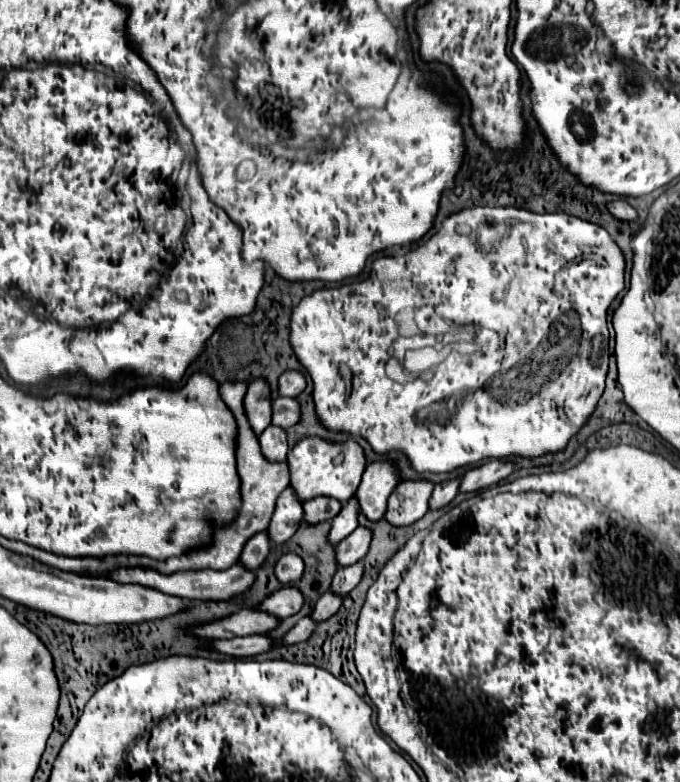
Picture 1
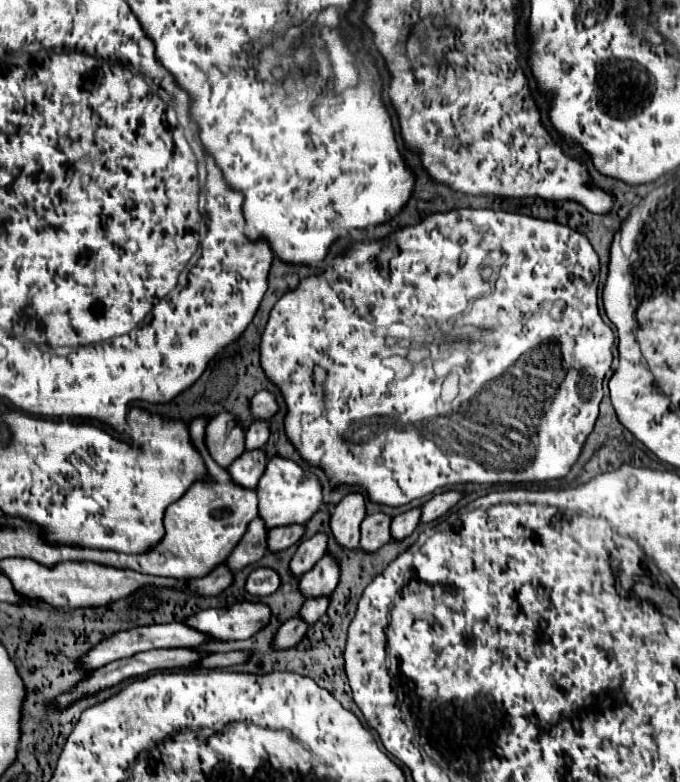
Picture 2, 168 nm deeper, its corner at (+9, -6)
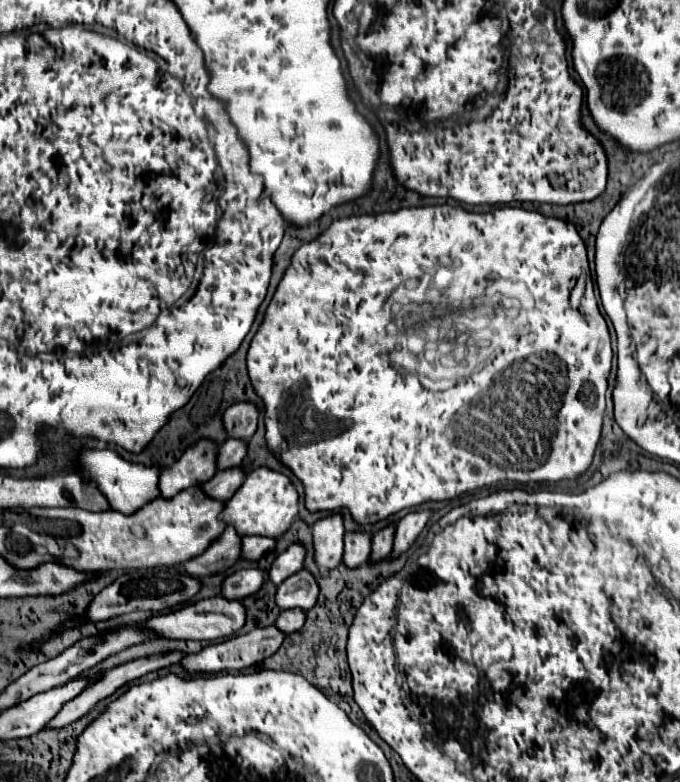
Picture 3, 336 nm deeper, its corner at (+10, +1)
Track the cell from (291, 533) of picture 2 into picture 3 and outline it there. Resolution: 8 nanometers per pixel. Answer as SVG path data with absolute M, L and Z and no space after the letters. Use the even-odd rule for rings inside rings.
M244 536L242 540L242 558L246 560L260 560L264 554L272 552L276 548L276 538L266 538L266 536Z

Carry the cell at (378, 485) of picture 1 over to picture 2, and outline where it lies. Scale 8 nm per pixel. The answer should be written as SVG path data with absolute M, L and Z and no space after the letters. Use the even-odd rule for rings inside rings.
M349 493L331 513L329 527L333 539L343 549L357 549L359 525L365 519L365 499L359 493Z

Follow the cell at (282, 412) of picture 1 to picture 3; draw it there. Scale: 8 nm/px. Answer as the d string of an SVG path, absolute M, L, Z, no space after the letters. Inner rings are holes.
M228 438L228 440L220 446L220 454L218 454L218 470L226 470L226 468L238 466L238 464L242 462L242 458L246 456L246 448L248 448L248 442Z

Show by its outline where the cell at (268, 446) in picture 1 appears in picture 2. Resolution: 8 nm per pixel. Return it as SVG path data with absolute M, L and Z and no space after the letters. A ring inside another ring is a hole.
M259 449L245 451L229 465L231 481L243 489L253 489L263 471L265 471L265 453Z

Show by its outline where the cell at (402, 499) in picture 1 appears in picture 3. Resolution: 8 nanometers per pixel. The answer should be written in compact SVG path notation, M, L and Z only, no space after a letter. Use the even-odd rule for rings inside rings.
M352 532L354 540L348 540L348 534L344 538L344 564L350 568L356 568L368 560L368 554L372 552L372 534L370 532Z

